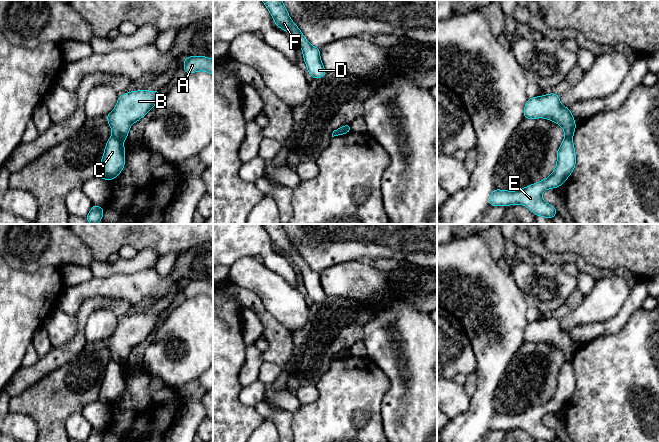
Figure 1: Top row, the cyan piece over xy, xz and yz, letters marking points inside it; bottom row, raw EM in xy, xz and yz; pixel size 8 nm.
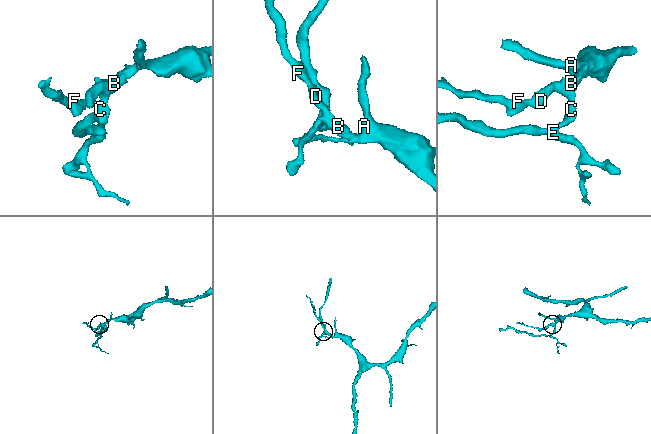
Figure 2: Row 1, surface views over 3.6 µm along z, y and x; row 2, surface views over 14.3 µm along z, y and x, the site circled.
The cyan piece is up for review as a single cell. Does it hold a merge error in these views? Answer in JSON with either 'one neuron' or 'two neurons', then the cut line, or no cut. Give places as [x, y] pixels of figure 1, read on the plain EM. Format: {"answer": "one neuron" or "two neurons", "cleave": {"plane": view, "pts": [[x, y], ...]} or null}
{"answer": "two neurons", "cleave": {"plane": "xy", "pts": [[112, 359], [121, 365]]}}

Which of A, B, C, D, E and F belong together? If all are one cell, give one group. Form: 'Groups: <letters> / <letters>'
Groups: A B D F / C E

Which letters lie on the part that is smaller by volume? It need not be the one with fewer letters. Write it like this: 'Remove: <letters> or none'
Remove: C, E

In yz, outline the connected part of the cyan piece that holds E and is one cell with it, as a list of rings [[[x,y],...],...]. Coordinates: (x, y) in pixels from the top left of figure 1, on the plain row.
[[[572,361],[565,362],[557,375],[557,388],[552,398],[518,415],[494,413],[489,421],[489,430],[510,430],[521,428],[529,432],[535,440],[553,442],[556,432],[542,423],[544,414],[557,412],[564,408],[576,388],[576,378]]]

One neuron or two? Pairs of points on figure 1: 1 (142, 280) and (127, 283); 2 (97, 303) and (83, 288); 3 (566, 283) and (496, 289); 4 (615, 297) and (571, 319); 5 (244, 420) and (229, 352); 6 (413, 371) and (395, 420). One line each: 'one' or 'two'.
1: one
2: two
3: two
4: one
5: one
6: one

